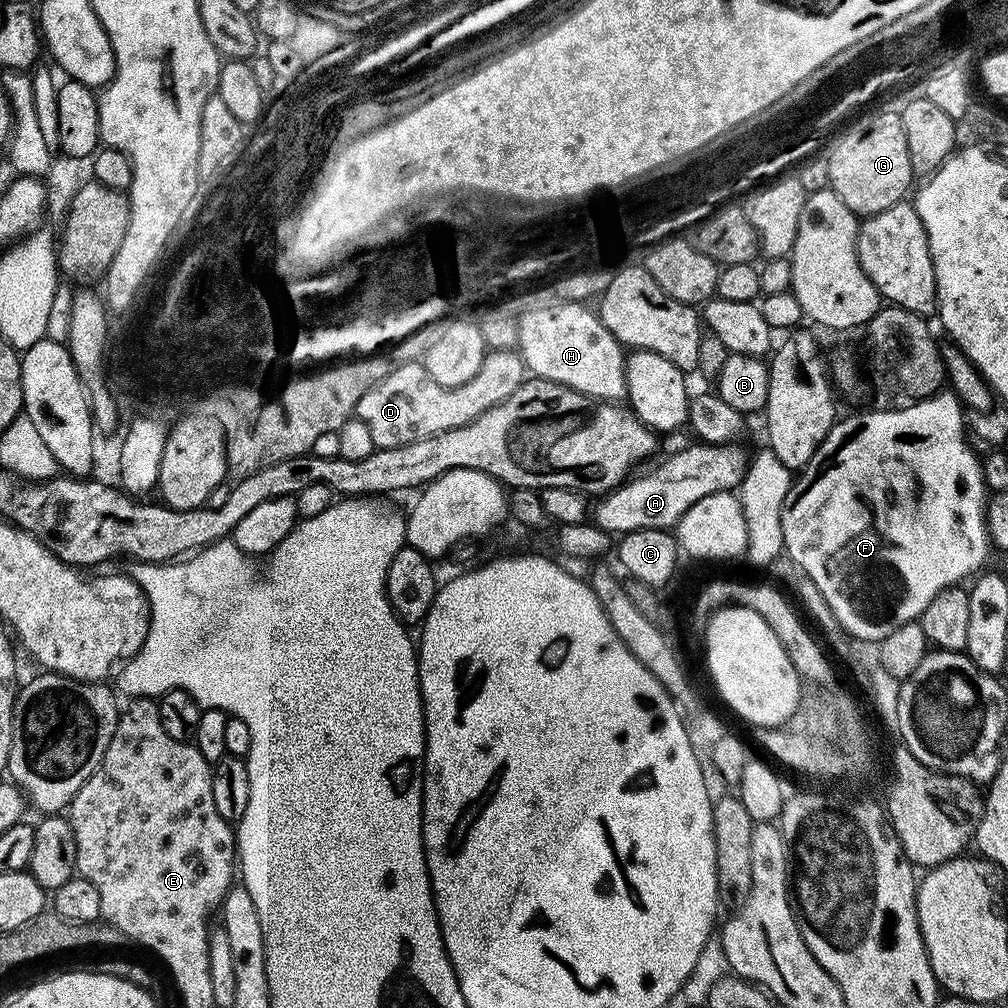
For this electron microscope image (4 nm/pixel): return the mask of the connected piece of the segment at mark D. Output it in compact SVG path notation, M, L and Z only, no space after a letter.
M497 348L489 351L485 355L482 366L478 370L478 374L474 374L474 378L470 378L470 382L466 382L462 386L457 388L447 388L442 386L438 382L434 382L434 378L430 378L430 374L425 370L423 363L413 362L410 364L397 364L396 368L390 374L386 374L386 378L382 378L380 384L375 384L370 390L366 390L366 394L362 394L362 398L358 398L358 406L355 410L355 415L362 421L366 422L366 426L370 426L370 438L374 438L377 448L397 448L403 444L409 444L412 440L420 440L423 436L433 436L439 432L445 432L446 430L454 430L458 426L466 426L474 418L478 418L486 410L490 410L498 402L502 402L510 394L514 394L514 390L518 390L518 386L524 383L526 379L526 369L524 366L524 360L520 357L519 351L512 348Z

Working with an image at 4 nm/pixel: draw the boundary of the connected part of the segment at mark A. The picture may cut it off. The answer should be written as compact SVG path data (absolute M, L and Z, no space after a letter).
M695 443L665 460L657 459L657 464L649 472L644 472L641 476L633 475L607 493L597 510L594 510L596 526L609 534L625 534L646 528L672 530L687 508L700 498L716 491L732 492L739 489L750 461L748 456L744 457L739 443Z

